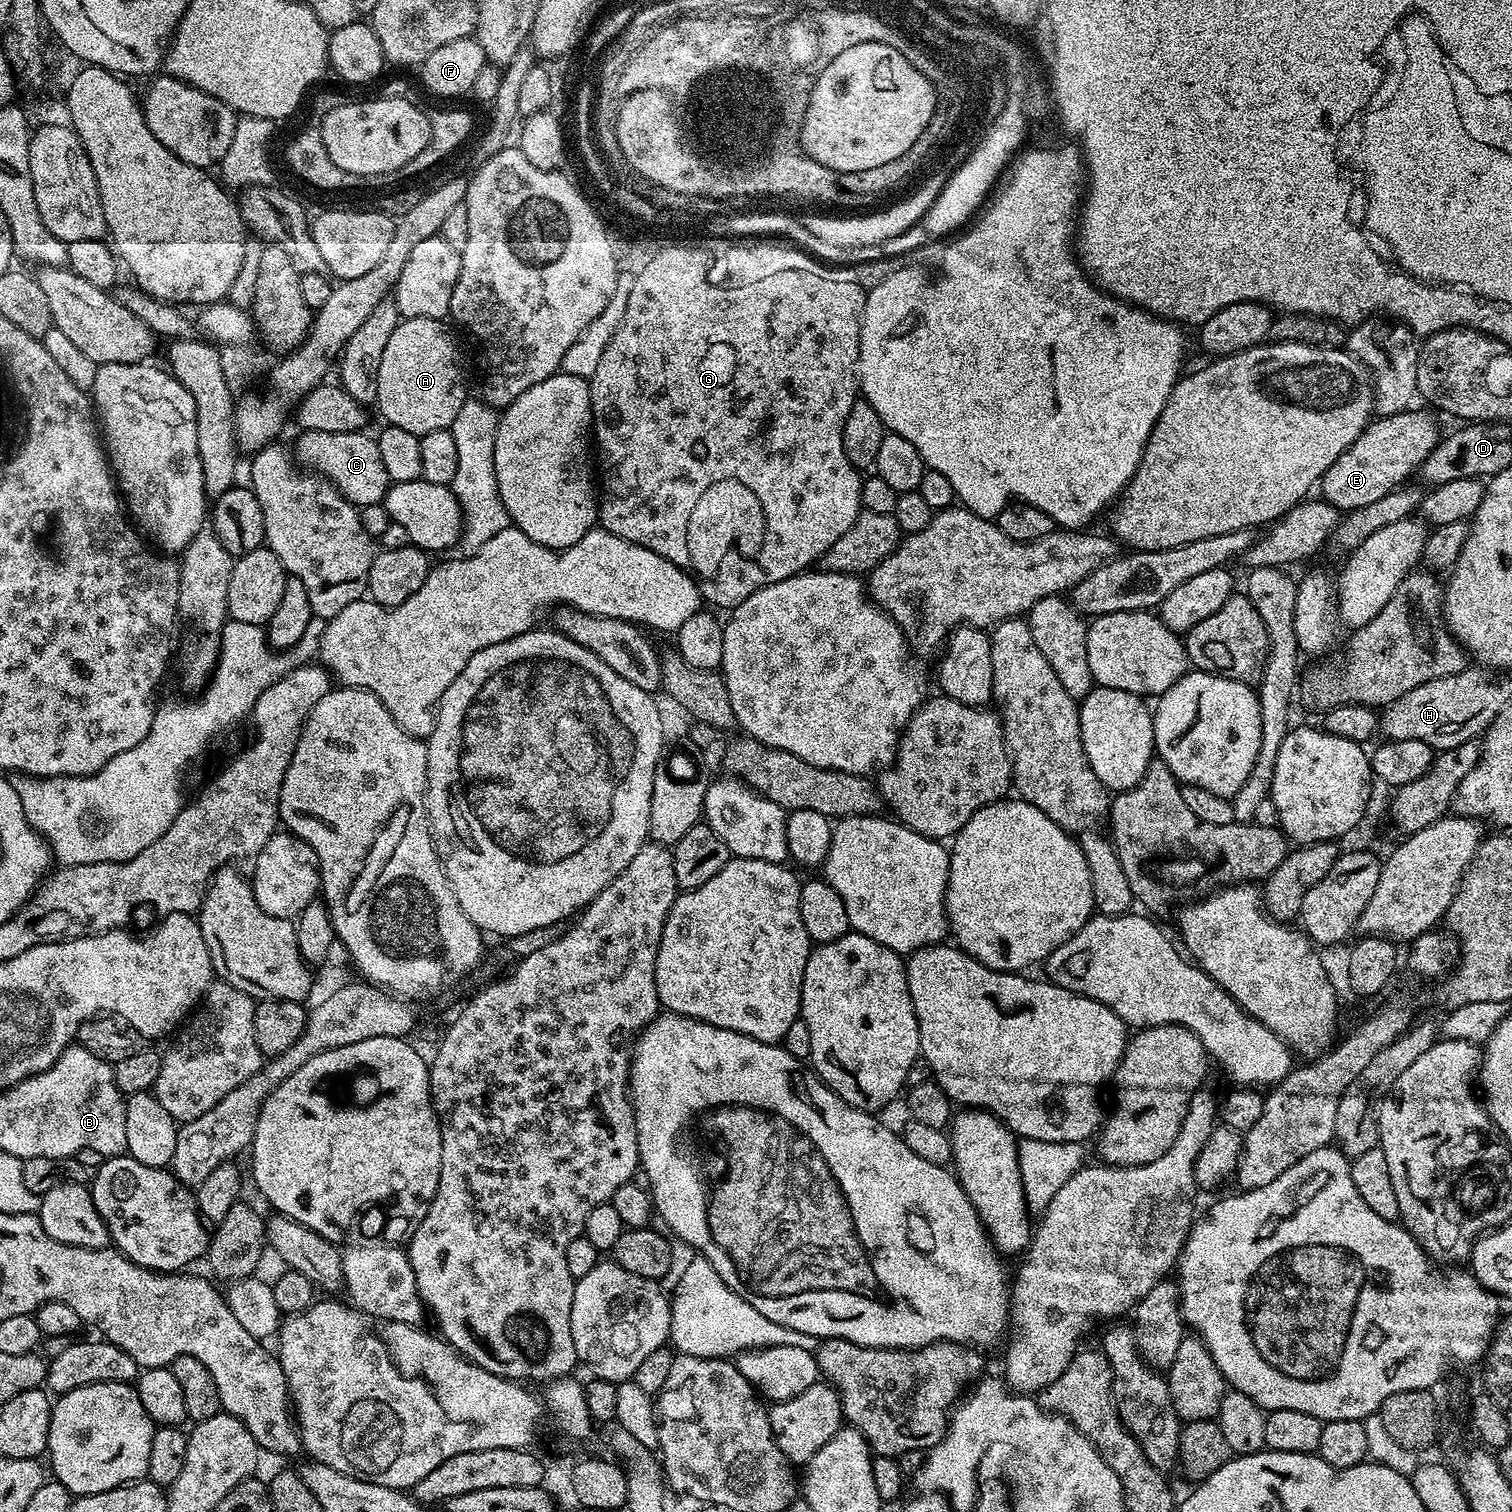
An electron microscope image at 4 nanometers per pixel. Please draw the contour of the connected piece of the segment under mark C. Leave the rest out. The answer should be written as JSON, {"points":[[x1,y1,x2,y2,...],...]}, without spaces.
{"points":[[310,430,309,432,301,431,299,433,300,437,296,440,296,448,294,447,294,460,301,469,311,470,316,473,317,476,322,476,324,479,330,481,335,488,340,491,341,494,345,496,352,504,364,508,370,506,371,504,379,504,384,499,384,495,388,493,388,485,390,483,388,475,386,474,386,465,382,462,382,454,378,451,378,446,376,445,376,436,370,434,367,436,367,431,361,430,358,432,327,432,326,430]]}

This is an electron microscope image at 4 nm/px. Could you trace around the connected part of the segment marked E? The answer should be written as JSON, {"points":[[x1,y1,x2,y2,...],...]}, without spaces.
{"points":[[1409,410,1380,416,1354,438,1354,442,1326,470,1318,485,1319,495,1328,504,1339,508,1347,514,1362,506,1370,506,1378,502,1378,498,1386,498,1395,488,1405,485,1411,475,1414,476,1442,439,1442,431,1436,425,1433,413]]}

